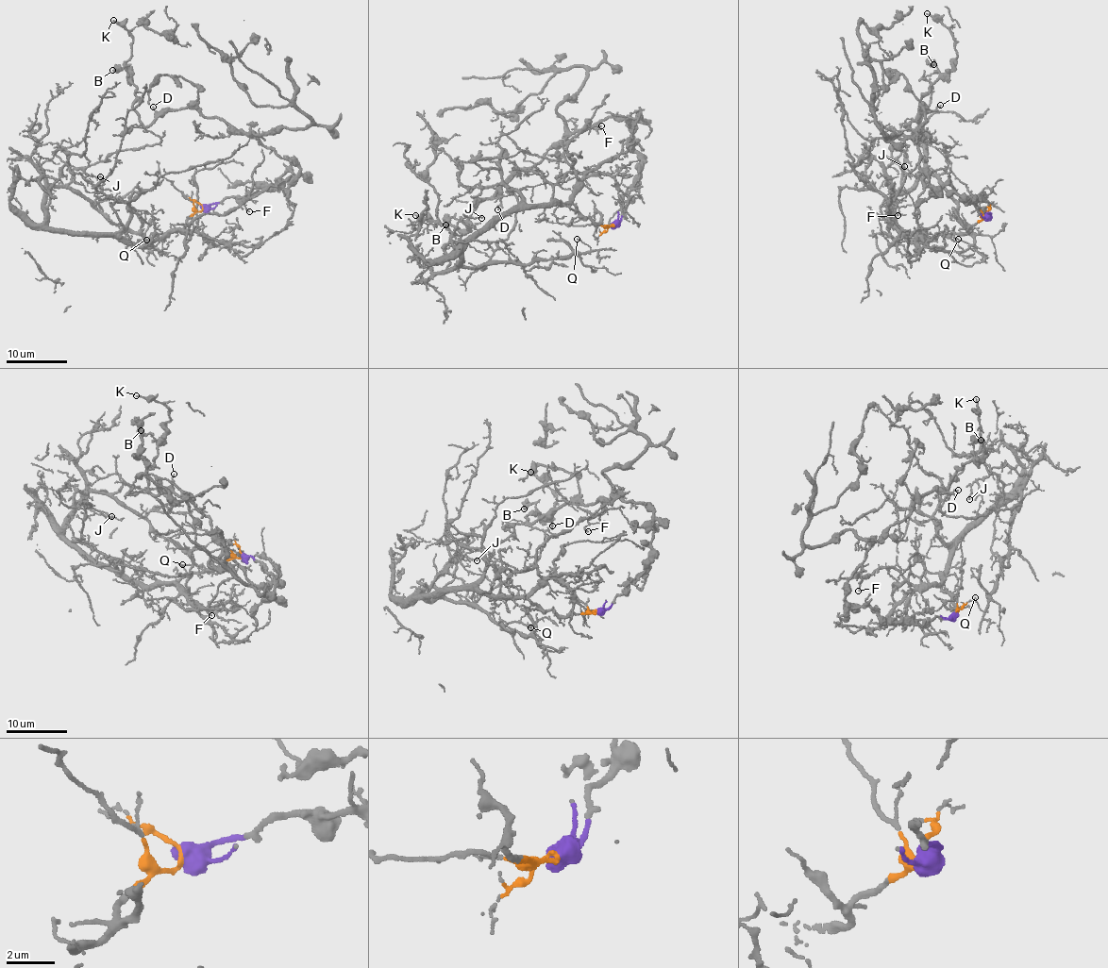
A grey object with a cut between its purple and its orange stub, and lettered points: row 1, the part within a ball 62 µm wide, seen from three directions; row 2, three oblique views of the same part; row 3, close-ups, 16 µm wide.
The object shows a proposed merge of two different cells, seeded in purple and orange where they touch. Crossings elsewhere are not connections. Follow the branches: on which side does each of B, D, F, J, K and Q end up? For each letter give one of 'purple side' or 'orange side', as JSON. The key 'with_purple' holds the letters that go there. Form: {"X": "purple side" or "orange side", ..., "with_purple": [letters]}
{"B": "purple side", "D": "purple side", "F": "orange side", "J": "orange side", "K": "purple side", "Q": "orange side", "with_purple": ["B", "D", "K"]}

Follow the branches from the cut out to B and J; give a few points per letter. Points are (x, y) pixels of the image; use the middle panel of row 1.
B: (612, 225), (638, 176), (627, 117), (580, 129), (508, 175), (472, 204), (469, 217), (445, 225)
J: (612, 225), (582, 219), (573, 205), (533, 206), (501, 213), (461, 249), (452, 245), (458, 222), (482, 218)

